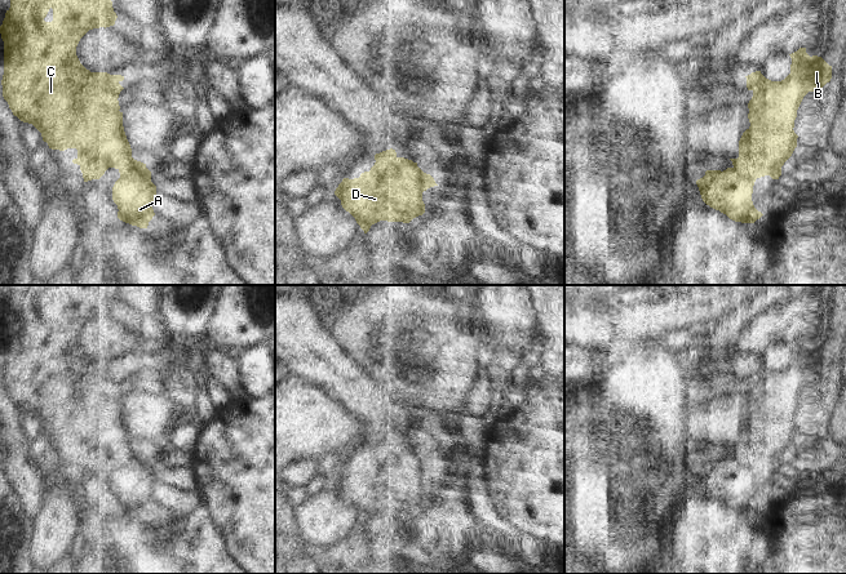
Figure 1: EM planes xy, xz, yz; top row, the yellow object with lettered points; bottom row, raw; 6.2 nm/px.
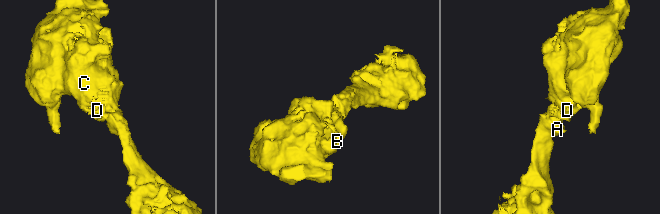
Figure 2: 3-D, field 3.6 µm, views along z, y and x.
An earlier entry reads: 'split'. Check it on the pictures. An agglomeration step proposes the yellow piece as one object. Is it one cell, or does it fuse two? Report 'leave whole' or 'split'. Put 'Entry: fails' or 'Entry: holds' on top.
Entry: fails
leave whole

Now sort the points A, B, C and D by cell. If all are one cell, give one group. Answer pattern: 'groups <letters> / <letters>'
groups A B C D

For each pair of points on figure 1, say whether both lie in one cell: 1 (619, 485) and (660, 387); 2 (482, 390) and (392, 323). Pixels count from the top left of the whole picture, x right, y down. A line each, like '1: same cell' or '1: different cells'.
1: same cell
2: different cells

